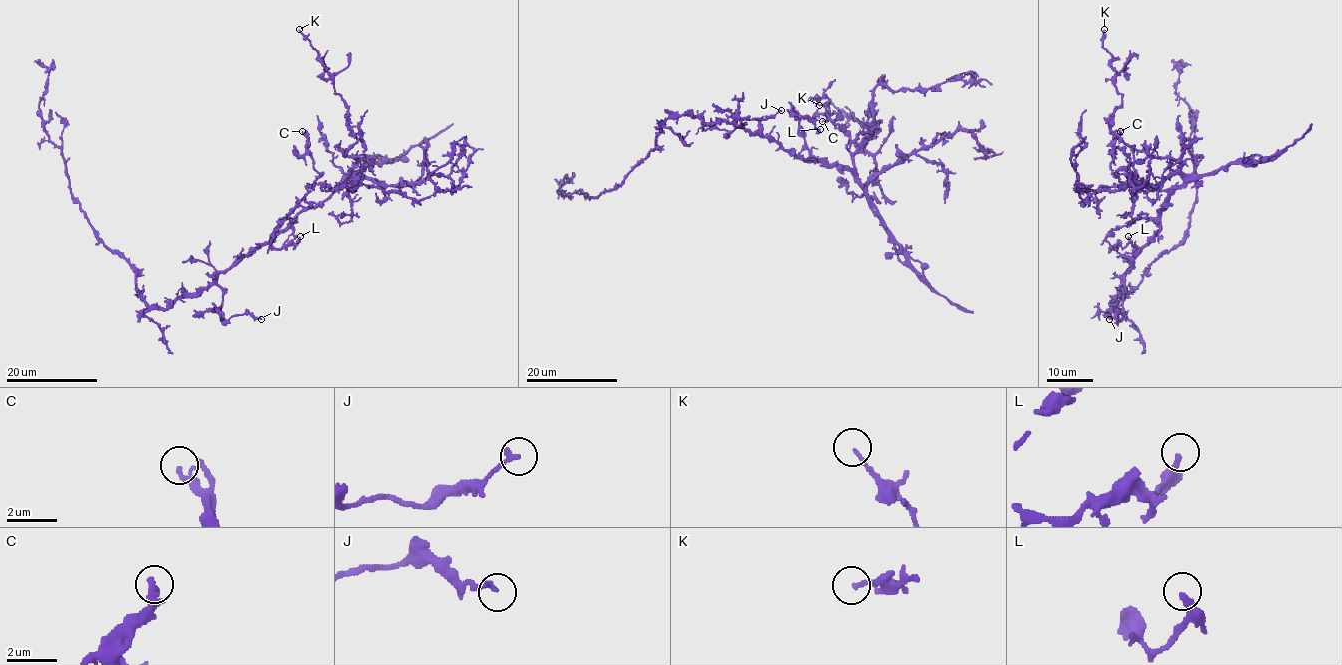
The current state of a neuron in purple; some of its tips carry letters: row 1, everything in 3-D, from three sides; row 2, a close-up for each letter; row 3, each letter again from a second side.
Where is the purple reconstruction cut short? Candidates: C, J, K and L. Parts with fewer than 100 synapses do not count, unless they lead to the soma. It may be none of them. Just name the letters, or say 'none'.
none

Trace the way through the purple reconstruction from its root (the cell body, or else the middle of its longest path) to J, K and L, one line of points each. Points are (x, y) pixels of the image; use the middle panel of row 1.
J: (738, 127), (743, 120), (766, 120), (781, 110)
K: (738, 127), (874, 181), (864, 146), (875, 117), (819, 105)
L: (738, 127), (769, 136), (804, 160), (809, 149), (791, 108), (795, 115), (809, 117), (820, 129)

